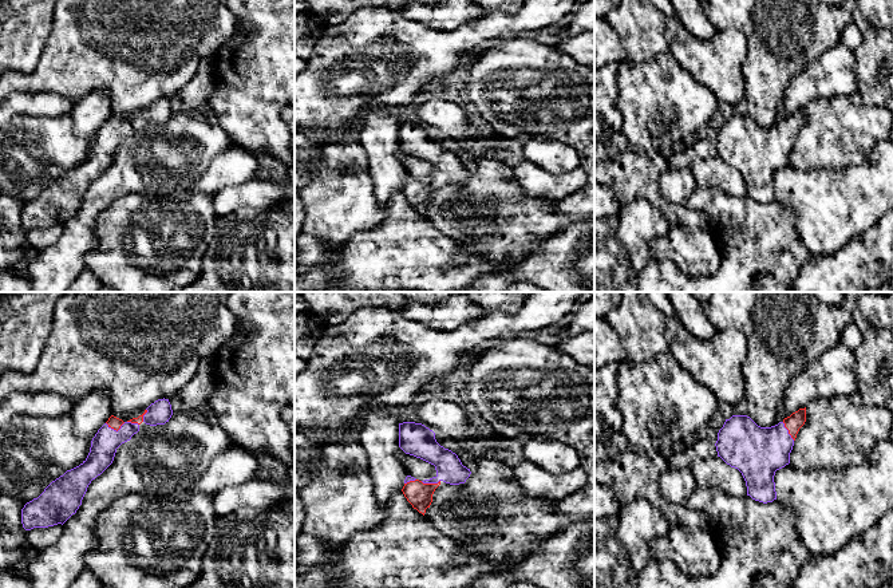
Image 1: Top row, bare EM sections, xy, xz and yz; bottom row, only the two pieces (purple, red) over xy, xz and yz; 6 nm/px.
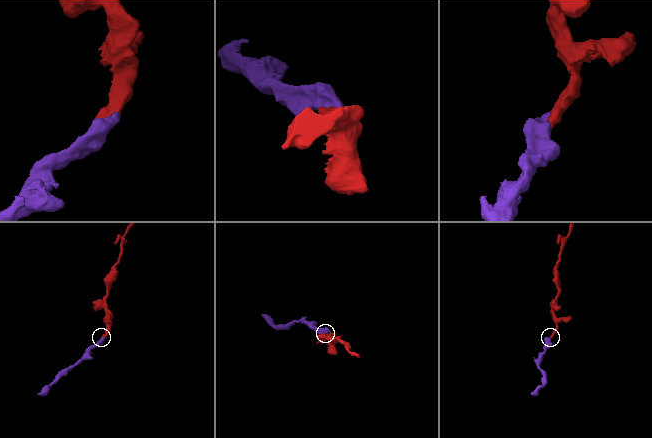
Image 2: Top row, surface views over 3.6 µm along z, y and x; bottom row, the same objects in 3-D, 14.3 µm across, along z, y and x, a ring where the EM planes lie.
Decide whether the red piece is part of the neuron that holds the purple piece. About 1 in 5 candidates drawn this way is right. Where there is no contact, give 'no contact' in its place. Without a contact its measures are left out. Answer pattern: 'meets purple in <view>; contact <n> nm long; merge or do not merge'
meets purple in xy; contact 120 nm long; merge

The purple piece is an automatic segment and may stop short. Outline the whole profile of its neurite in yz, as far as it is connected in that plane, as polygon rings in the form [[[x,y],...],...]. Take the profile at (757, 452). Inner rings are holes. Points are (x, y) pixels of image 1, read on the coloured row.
[[[806,407],[771,427],[760,427],[747,415],[732,415],[718,433],[718,457],[742,473],[747,496],[773,502],[775,471],[790,463],[794,441],[805,422]]]

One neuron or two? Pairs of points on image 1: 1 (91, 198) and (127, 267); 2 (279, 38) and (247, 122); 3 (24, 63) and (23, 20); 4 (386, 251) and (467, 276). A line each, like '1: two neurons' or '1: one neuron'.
1: two neurons
2: one neuron
3: one neuron
4: one neuron

